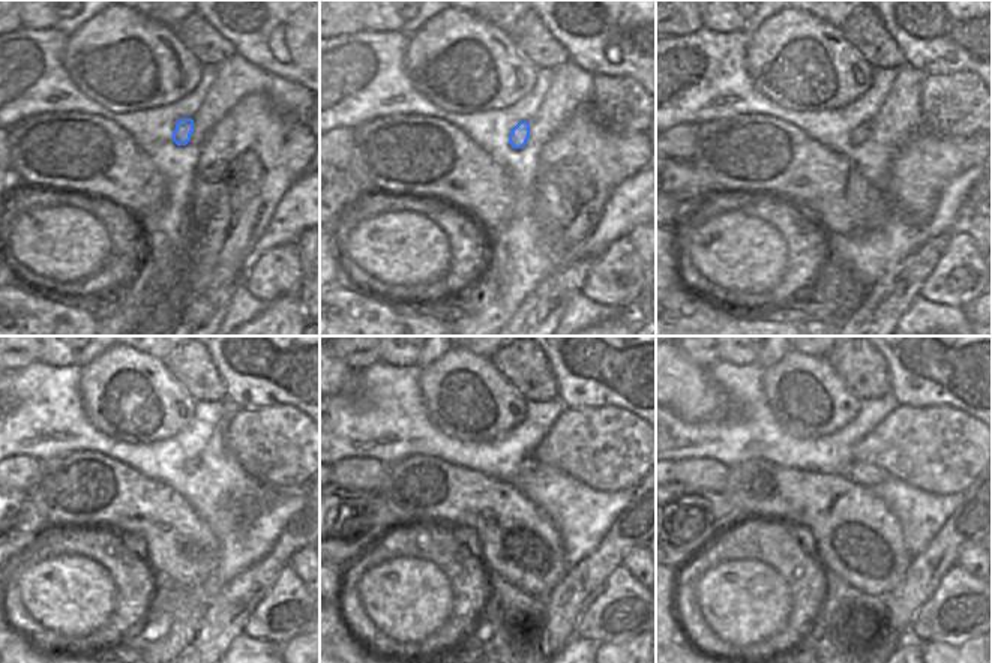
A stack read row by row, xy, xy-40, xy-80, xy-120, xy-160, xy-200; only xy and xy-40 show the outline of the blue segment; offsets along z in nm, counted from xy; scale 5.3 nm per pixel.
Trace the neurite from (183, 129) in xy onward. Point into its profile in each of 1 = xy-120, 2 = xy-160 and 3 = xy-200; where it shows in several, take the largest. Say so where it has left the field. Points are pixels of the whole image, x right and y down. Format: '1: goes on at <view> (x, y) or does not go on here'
1: goes on at xy-120 (191, 467)
2: goes on at xy-160 (529, 465)
3: goes on at xy-200 (866, 474)

